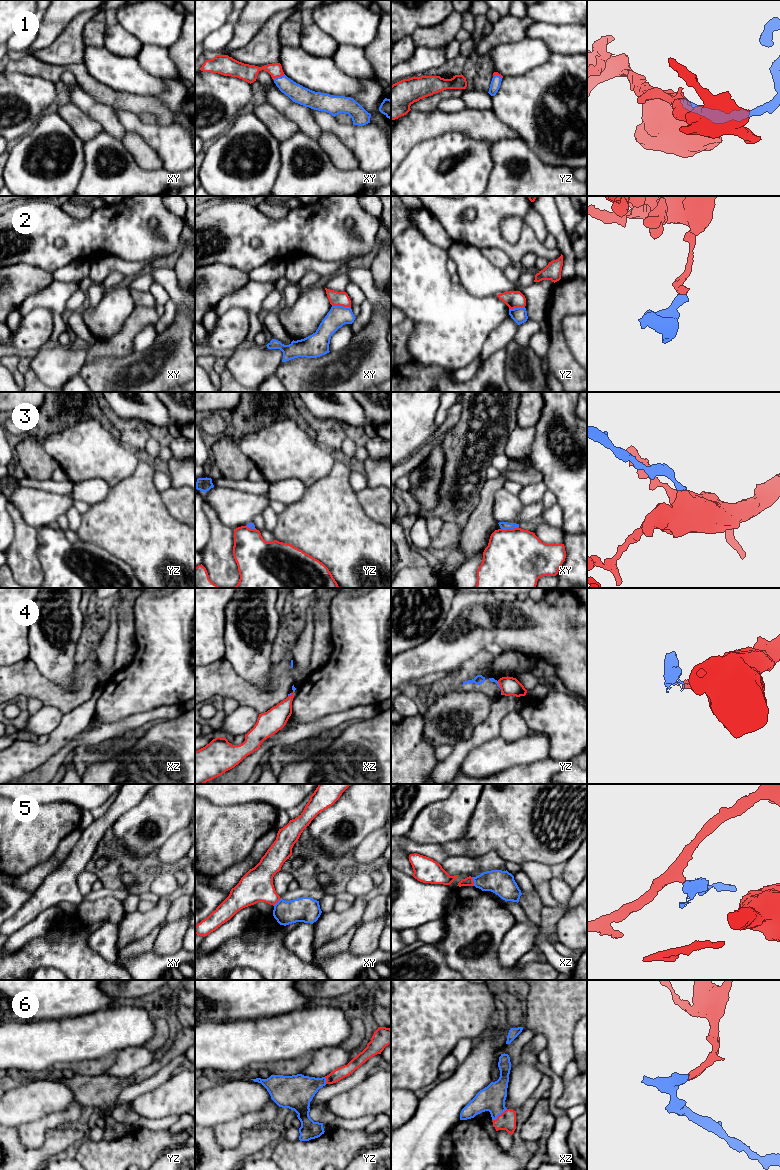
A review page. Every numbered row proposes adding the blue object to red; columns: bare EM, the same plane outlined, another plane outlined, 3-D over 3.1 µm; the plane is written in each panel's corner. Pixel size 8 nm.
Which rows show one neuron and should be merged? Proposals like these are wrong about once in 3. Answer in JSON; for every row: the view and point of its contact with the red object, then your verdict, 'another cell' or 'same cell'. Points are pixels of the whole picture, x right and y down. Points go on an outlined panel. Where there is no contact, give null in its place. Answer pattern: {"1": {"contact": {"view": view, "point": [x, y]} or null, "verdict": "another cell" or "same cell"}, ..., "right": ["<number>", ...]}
{"1": {"contact": {"view": "xy", "point": [278, 76]}, "verdict": "same cell"}, "2": {"contact": {"view": "xy", "point": [341, 305]}, "verdict": "another cell"}, "3": {"contact": {"view": "xy", "point": [509, 529]}, "verdict": "another cell"}, "4": {"contact": {"view": "yz", "point": [499, 684]}, "verdict": "another cell"}, "5": {"contact": {"view": "xz", "point": [473, 881]}, "verdict": "another cell"}, "6": {"contact": {"view": "xz", "point": [501, 1114]}, "verdict": "same cell"}, "right": ["1", "6"]}

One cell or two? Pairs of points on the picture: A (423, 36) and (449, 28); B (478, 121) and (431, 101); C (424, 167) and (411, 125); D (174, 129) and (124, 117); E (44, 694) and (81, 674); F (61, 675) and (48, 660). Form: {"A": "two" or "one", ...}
{"A": "one", "B": "two", "C": "two", "D": "one", "E": "one", "F": "one"}

